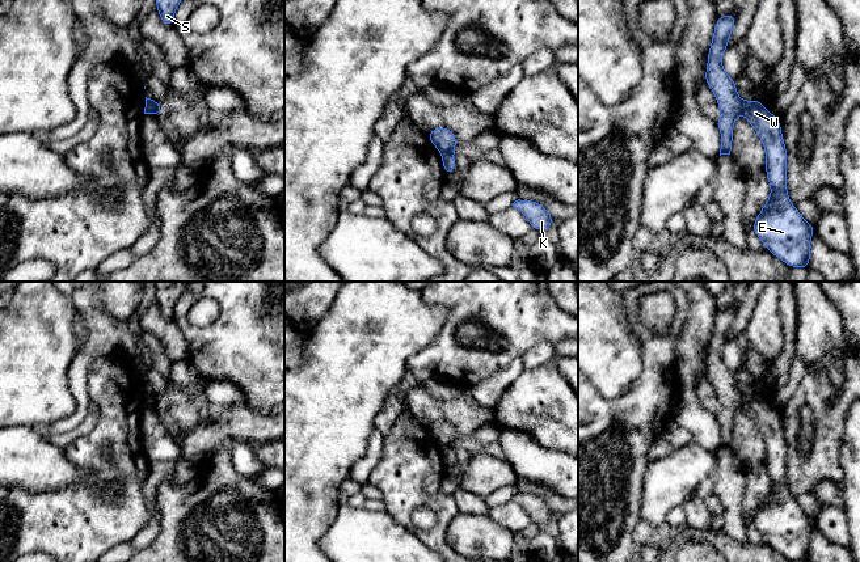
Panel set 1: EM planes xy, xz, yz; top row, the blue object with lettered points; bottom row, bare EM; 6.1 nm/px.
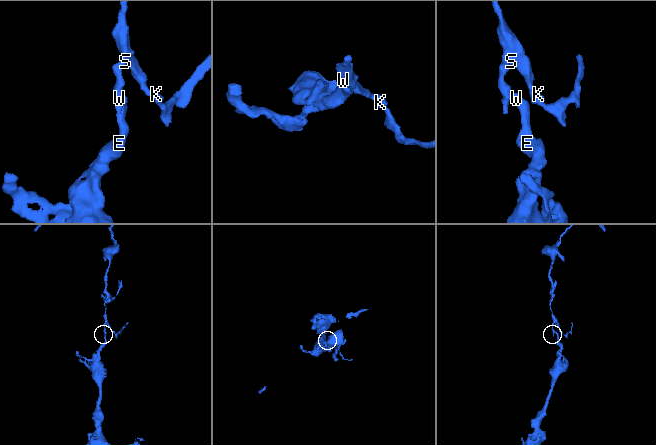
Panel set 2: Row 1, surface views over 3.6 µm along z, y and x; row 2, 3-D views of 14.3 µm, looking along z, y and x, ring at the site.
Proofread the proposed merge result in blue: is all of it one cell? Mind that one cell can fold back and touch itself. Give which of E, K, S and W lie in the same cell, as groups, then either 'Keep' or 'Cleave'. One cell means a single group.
Groups: E W / K S. Cleave

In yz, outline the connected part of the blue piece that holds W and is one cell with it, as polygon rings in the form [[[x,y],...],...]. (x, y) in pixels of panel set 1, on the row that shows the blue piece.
[[[758,100],[743,101],[742,114],[764,145],[766,174],[771,195],[752,229],[766,250],[789,267],[810,267],[810,242],[815,225],[809,224],[791,203],[787,189],[787,157],[781,123]]]

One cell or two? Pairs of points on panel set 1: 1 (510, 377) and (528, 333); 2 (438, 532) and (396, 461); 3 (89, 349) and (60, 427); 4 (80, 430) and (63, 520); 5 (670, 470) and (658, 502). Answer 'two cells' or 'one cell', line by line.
1: two cells
2: one cell
3: one cell
4: two cells
5: one cell

